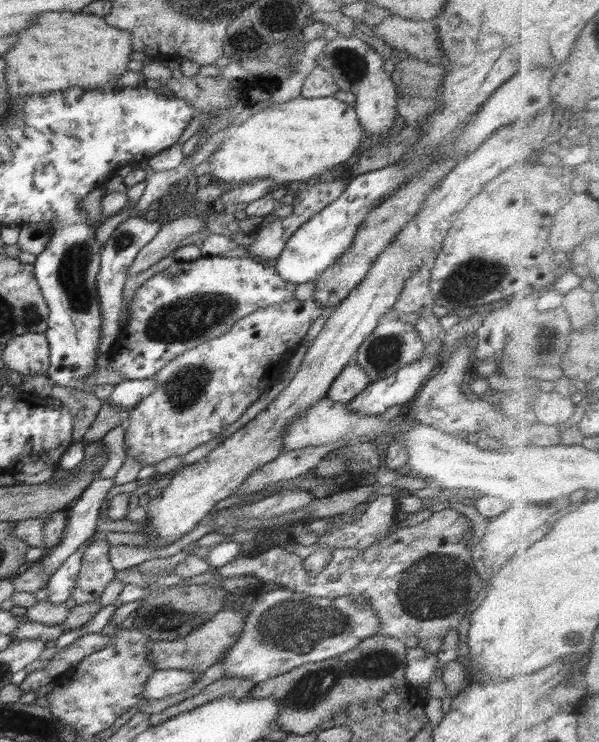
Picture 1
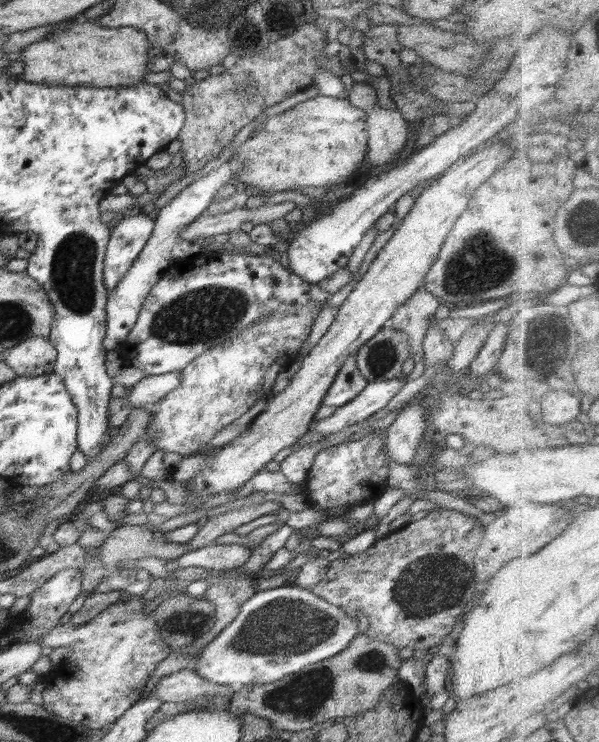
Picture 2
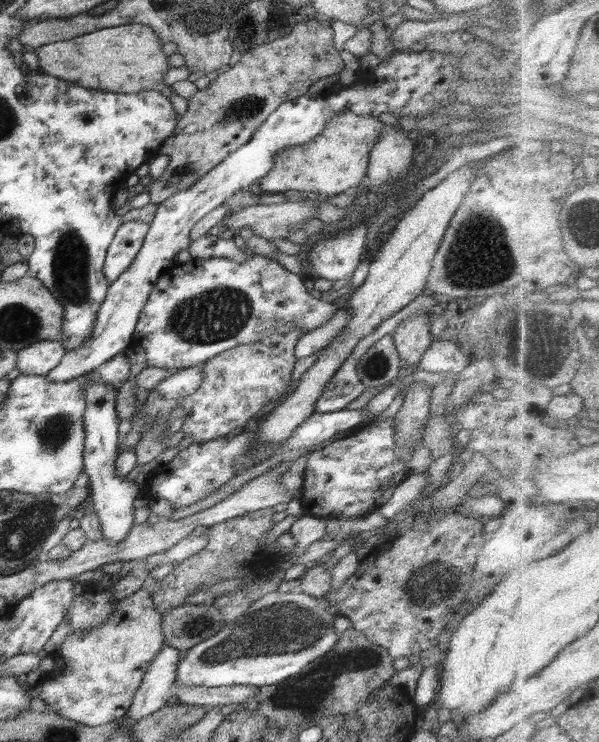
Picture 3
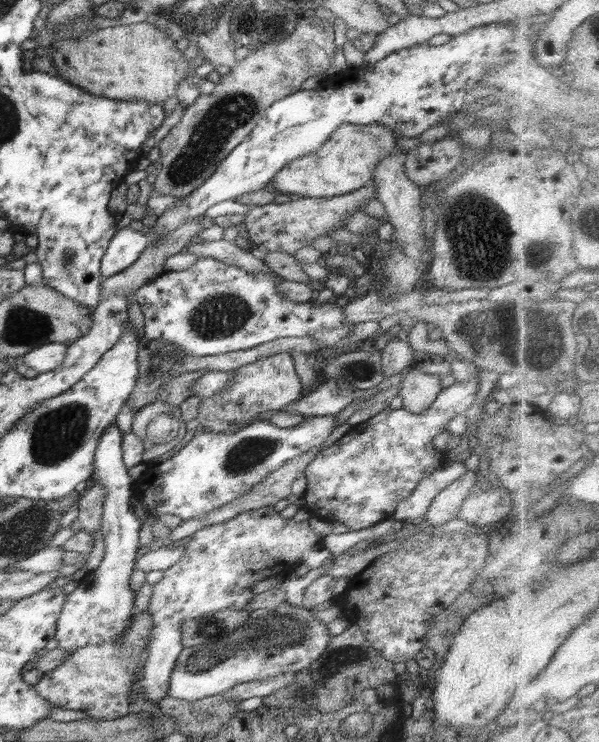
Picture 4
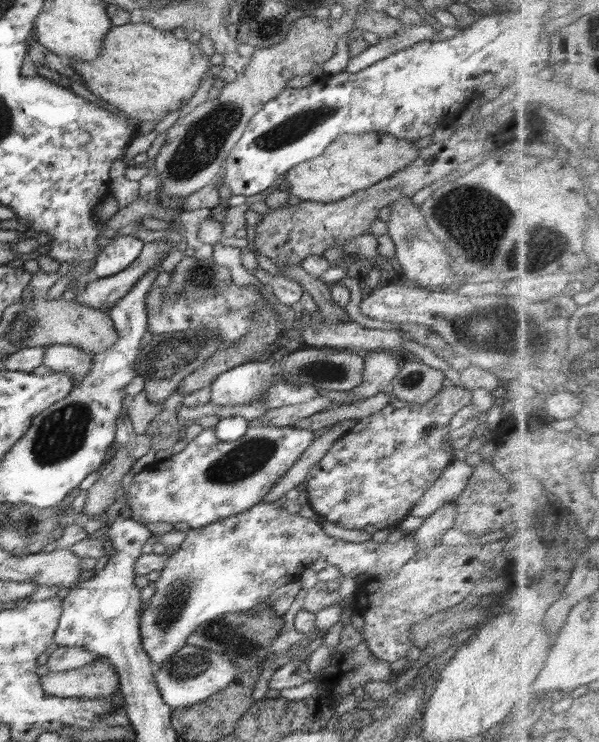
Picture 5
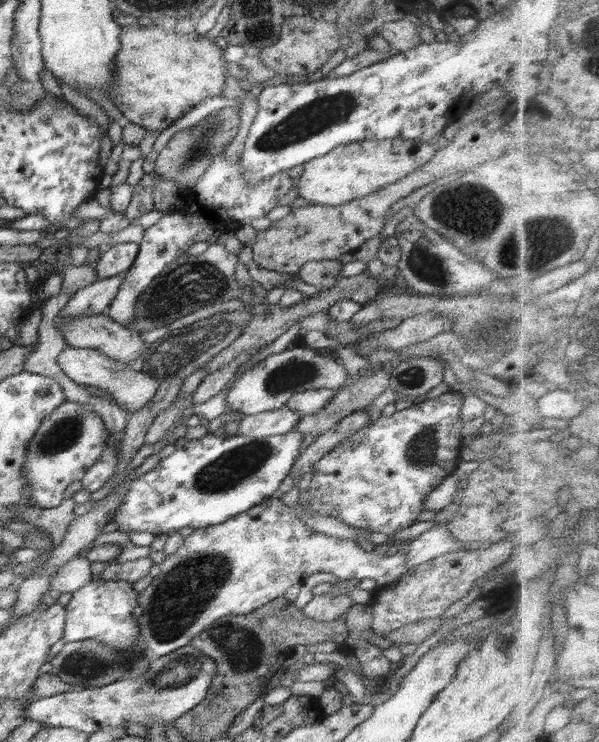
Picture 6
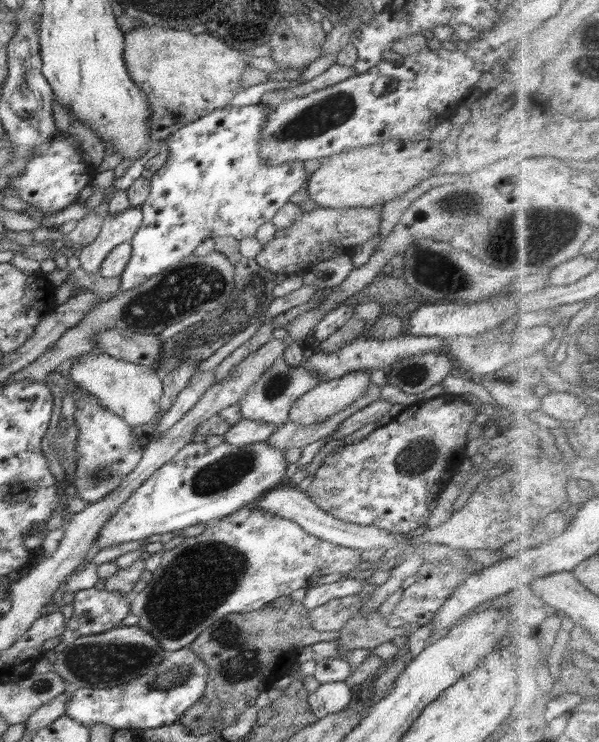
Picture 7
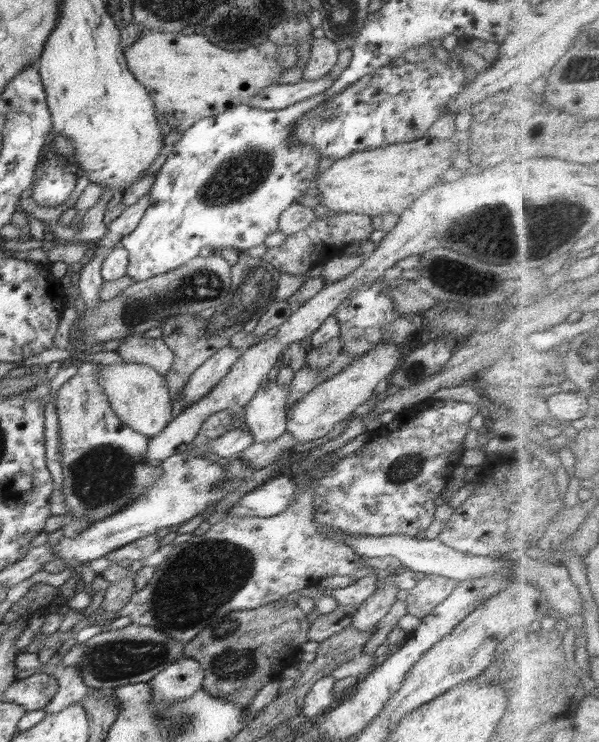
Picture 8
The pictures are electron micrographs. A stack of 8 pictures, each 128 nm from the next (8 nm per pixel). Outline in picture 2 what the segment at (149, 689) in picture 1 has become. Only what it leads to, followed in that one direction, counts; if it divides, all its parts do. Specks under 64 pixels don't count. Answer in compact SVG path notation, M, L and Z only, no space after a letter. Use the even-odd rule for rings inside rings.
M189 668L180 669L164 676L155 686L156 698L162 702L193 701L208 695L231 697L234 690L230 685L219 685L203 679Z

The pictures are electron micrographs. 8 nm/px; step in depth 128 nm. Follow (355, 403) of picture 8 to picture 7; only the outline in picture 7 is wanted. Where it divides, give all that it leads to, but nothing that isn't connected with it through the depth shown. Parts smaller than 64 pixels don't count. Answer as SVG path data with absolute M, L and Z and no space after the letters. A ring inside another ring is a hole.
M369 369L358 370L345 374L340 378L318 383L314 388L311 388L306 394L300 395L294 401L294 404L290 407L289 420L300 423L300 425L310 425L332 417L333 414L356 401L368 389L368 385L371 383L371 373L372 370Z

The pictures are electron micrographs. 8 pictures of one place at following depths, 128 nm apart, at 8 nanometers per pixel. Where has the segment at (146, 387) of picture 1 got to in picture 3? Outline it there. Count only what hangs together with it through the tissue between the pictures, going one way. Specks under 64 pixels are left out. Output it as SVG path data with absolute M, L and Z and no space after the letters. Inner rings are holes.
M201 366L180 369L176 373L164 378L162 382L156 385L154 392L166 396L166 398L178 398L188 396L202 383Z

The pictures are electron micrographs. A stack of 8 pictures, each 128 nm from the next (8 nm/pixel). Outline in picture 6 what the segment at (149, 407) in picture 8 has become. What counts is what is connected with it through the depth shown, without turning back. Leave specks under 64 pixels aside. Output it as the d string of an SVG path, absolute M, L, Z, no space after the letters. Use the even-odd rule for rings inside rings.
M66 346L56 357L56 362L64 370L64 374L74 382L82 386L93 386L105 390L108 398L113 396L116 404L124 410L126 418L128 418L128 414L134 413L134 411L138 412L138 409L144 407L158 391L159 382L156 378L149 376L142 370L132 370L127 364L116 362L98 350Z

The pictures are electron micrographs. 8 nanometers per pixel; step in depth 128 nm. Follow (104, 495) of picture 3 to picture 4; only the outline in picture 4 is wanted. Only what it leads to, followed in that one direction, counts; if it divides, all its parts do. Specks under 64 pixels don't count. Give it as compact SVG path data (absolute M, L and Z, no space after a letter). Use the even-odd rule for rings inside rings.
M115 422L110 423L94 449L94 471L91 481L105 491L102 525L99 530L104 538L106 551L100 566L88 572L64 601L57 621L55 638L58 640L58 646L67 651L119 638L134 615L132 608L134 611L135 592L130 588L130 576L135 570L136 552L141 547L139 542L141 521L132 508L135 501L133 490L135 479L128 474L129 468L126 468L123 461L122 434Z

